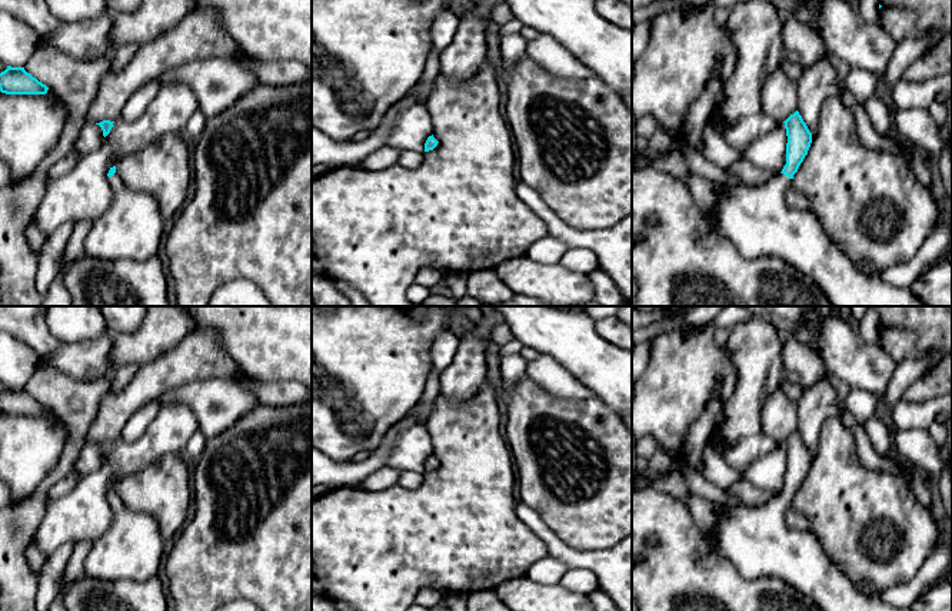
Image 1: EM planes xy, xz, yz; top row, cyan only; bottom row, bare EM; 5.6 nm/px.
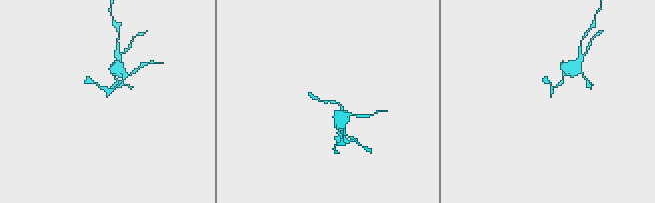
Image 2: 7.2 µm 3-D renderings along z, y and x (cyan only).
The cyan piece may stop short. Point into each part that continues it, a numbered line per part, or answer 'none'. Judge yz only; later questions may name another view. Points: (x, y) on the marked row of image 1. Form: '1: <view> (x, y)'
1: yz (756, 219)

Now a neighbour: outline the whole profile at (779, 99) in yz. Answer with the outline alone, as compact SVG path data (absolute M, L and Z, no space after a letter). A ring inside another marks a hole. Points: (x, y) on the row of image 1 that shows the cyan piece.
M783 70L770 73L760 89L760 104L766 116L783 123L798 110L799 99L796 83Z

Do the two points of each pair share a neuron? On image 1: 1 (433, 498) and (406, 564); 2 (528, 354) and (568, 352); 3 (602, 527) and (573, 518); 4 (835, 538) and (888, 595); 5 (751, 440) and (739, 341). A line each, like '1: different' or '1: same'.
1: same
2: different
3: same
4: different
5: same

